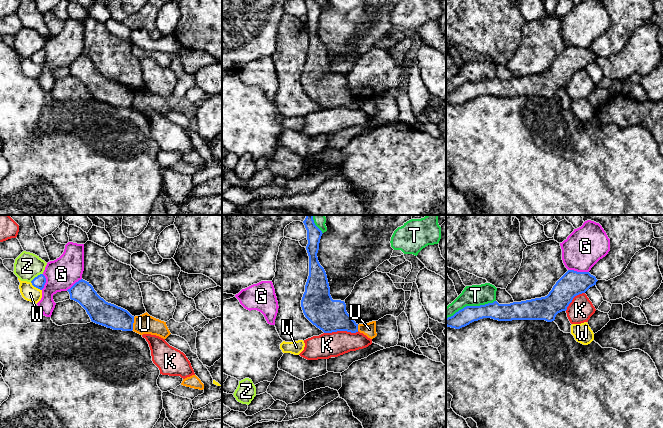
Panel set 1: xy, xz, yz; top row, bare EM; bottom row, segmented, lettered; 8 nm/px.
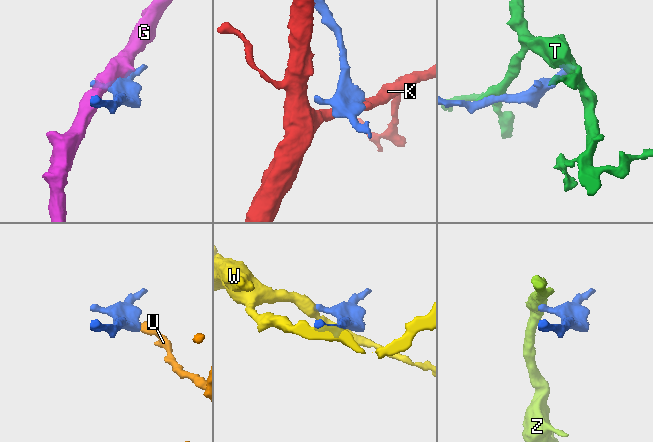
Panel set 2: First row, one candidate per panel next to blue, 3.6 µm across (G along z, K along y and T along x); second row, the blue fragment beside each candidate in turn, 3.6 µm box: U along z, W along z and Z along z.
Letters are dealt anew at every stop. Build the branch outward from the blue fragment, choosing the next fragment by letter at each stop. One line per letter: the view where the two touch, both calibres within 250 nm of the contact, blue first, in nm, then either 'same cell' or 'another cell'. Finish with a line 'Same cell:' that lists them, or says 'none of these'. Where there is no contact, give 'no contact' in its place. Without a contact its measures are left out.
G: yz | 200/320 nm | another cell
K: xz | 260/200 nm | another cell
T: yz | 140/170 nm | another cell
U: xy | 190/160 nm | another cell
W: xy | 90/130 nm | another cell
Z: xy | 90/220 nm | another cell
Same cell: none of these

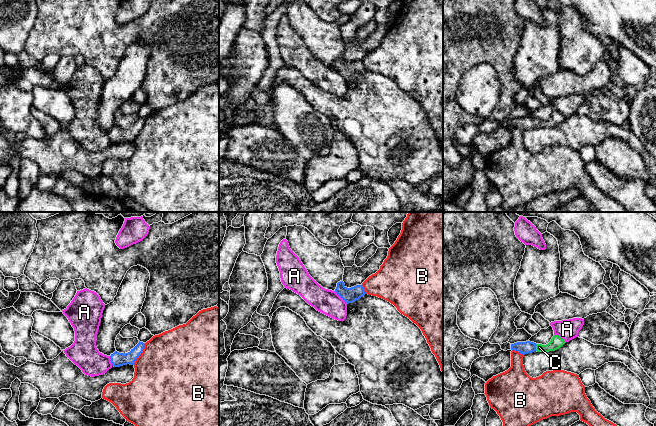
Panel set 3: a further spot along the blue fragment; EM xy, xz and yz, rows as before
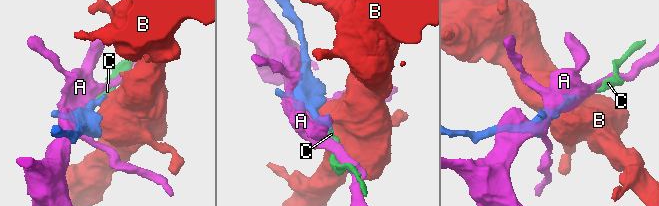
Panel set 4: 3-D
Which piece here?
A: xz | 120/200 nm | another cell
B: xy | 110/500 nm | another cell
C: yz | 100/100 nm | same cell
Same cell: C

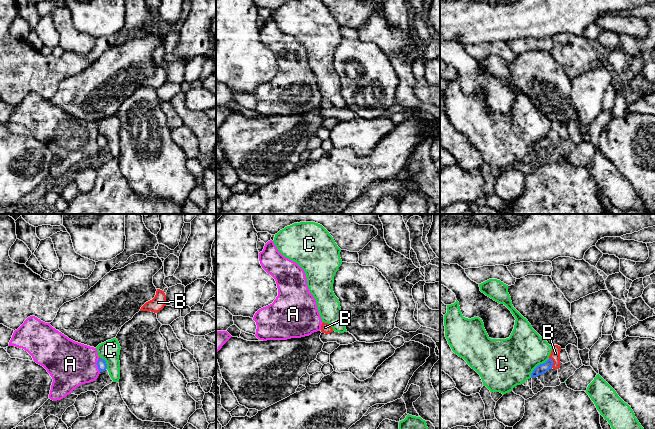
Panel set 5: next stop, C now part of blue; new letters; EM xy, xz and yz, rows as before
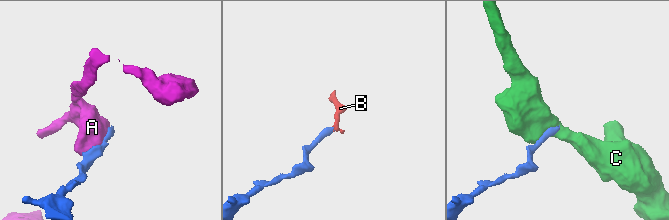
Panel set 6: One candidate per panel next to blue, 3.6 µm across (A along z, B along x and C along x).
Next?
A: xy | 80/360 nm | another cell
B: yz | 80/80 nm | same cell
C: yz | 80/400 nm | another cell
Same cell: B

